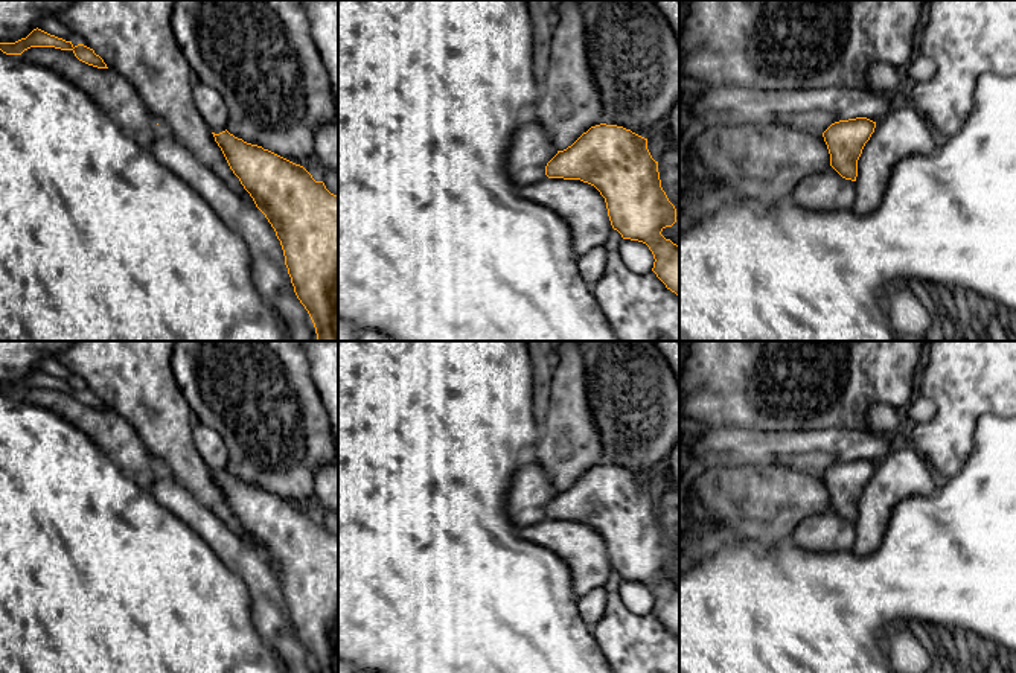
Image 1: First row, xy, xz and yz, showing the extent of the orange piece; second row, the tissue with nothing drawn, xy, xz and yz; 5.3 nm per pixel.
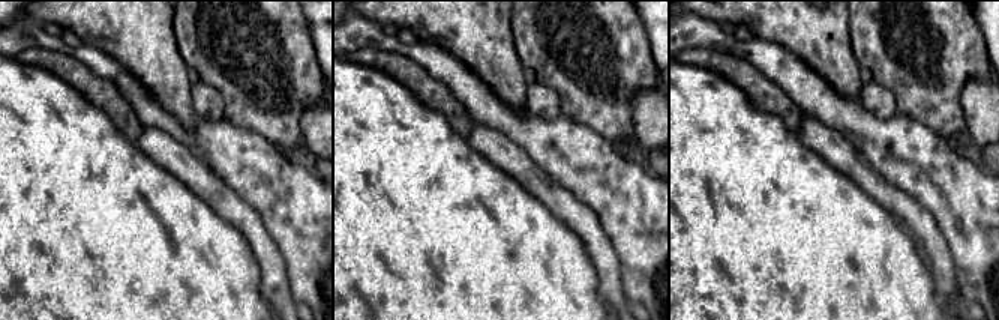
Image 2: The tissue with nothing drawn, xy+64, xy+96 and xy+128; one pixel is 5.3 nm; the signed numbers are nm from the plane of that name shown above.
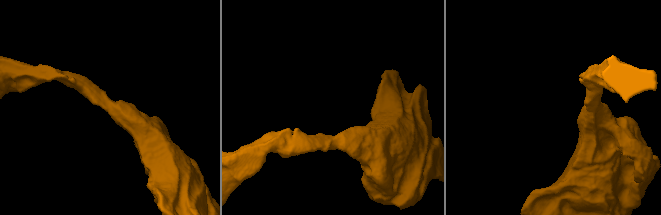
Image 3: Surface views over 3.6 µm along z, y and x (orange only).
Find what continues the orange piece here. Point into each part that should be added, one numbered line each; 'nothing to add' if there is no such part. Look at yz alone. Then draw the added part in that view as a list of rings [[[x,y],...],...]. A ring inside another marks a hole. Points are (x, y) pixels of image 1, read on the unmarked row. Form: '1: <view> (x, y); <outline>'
nothing to add

